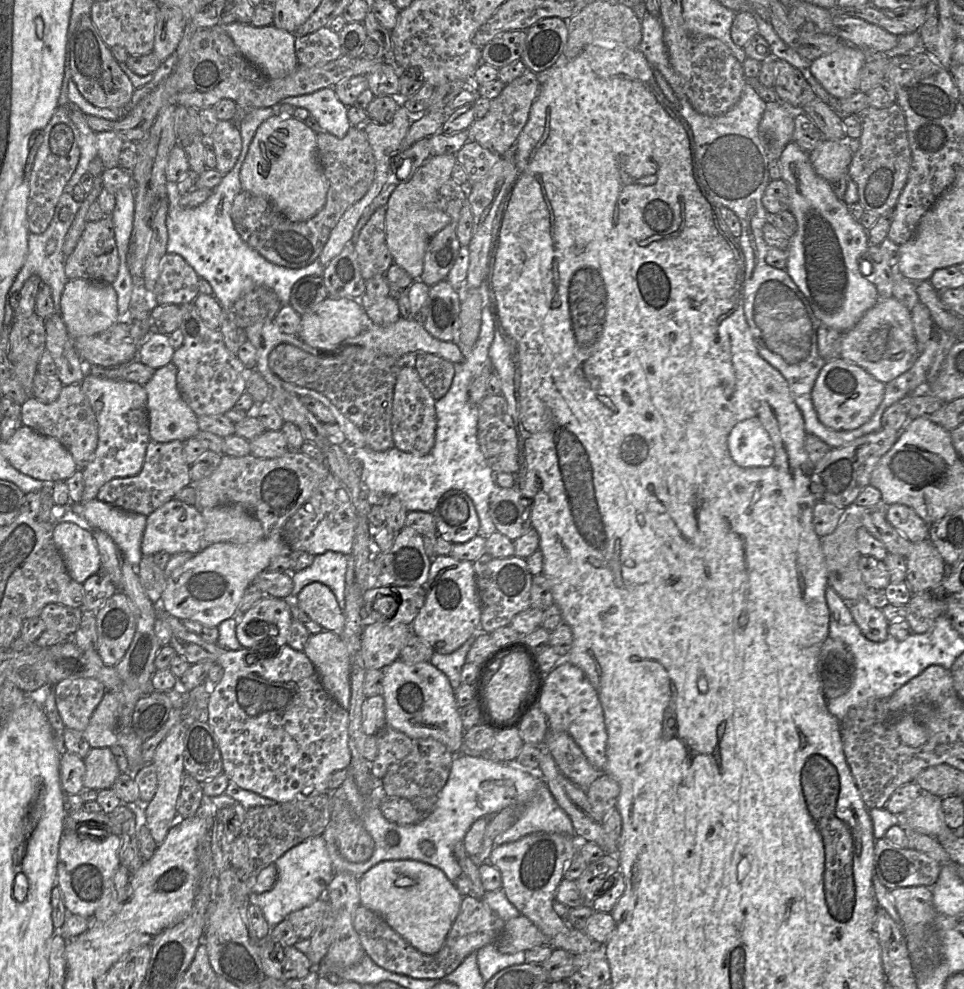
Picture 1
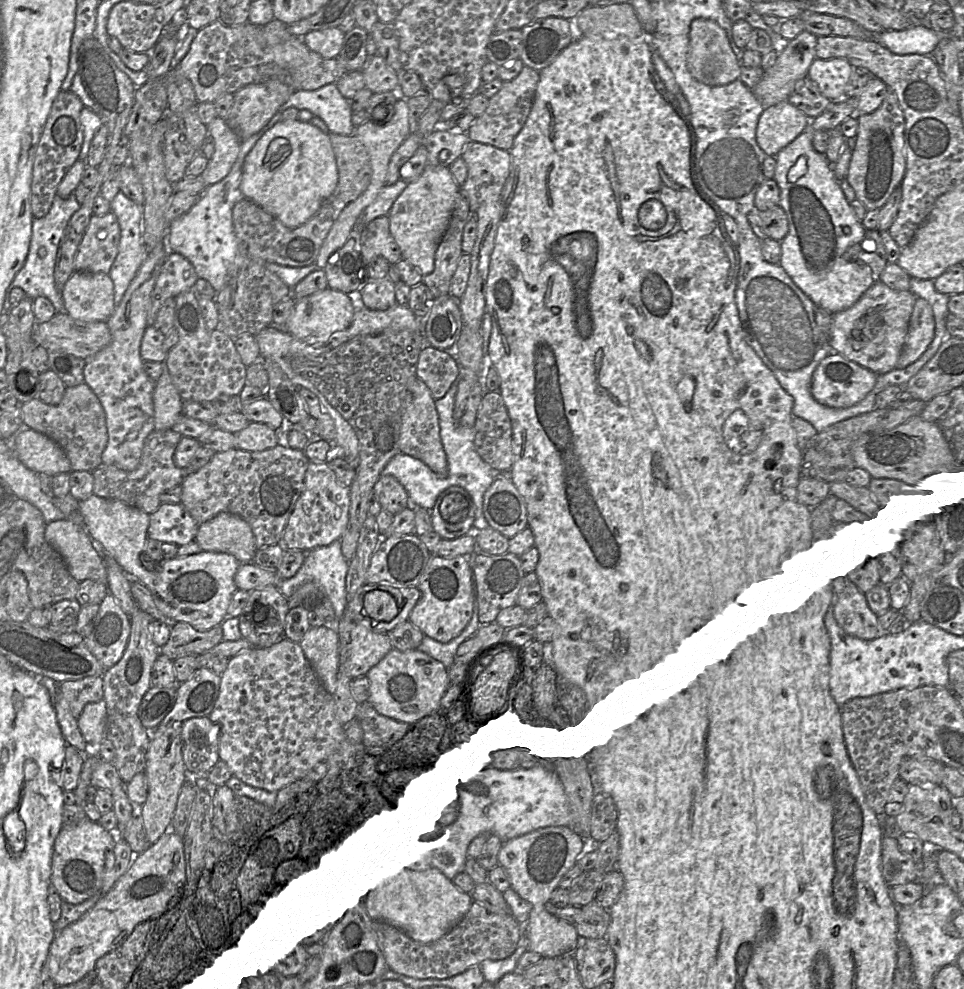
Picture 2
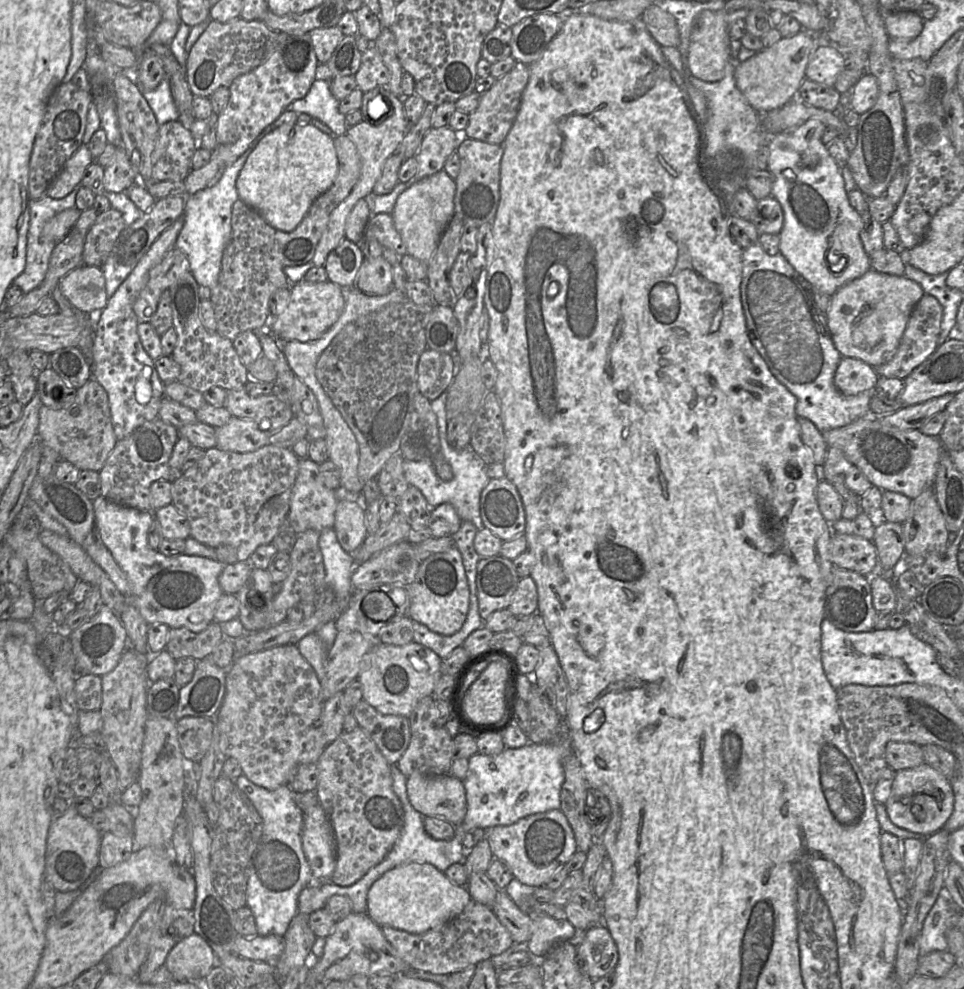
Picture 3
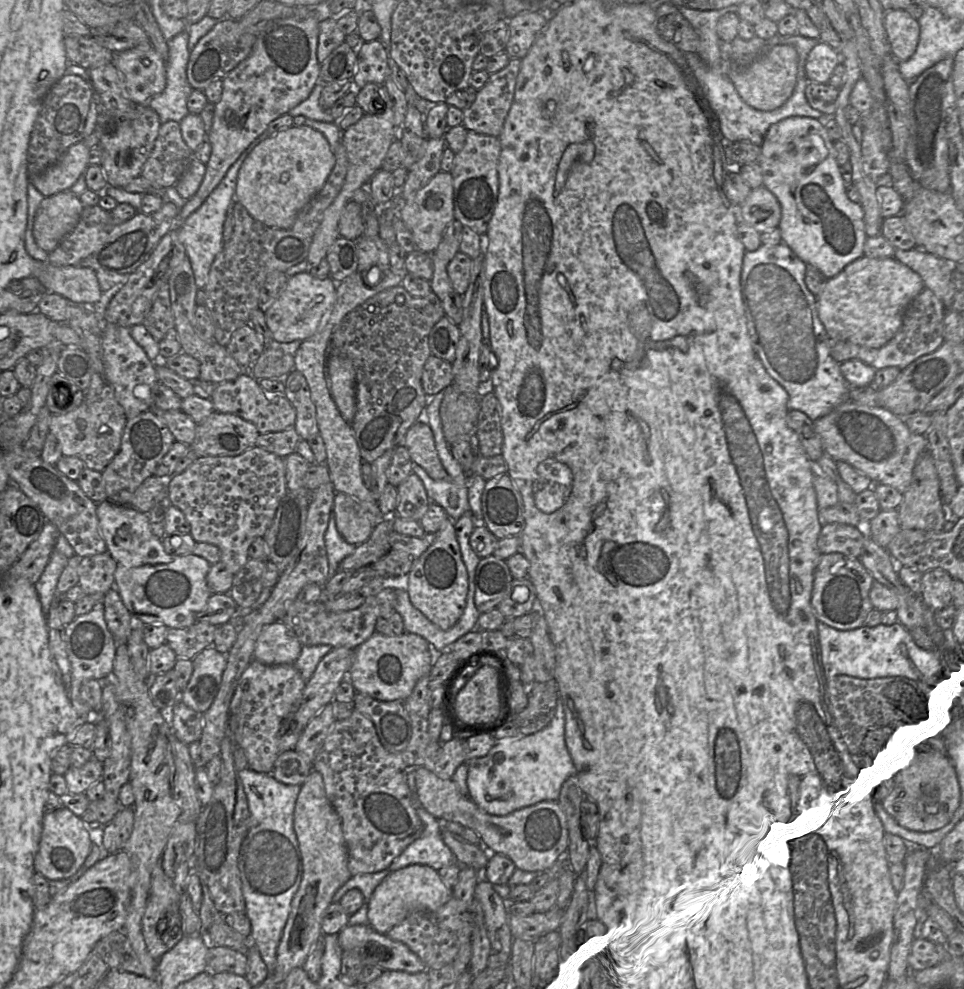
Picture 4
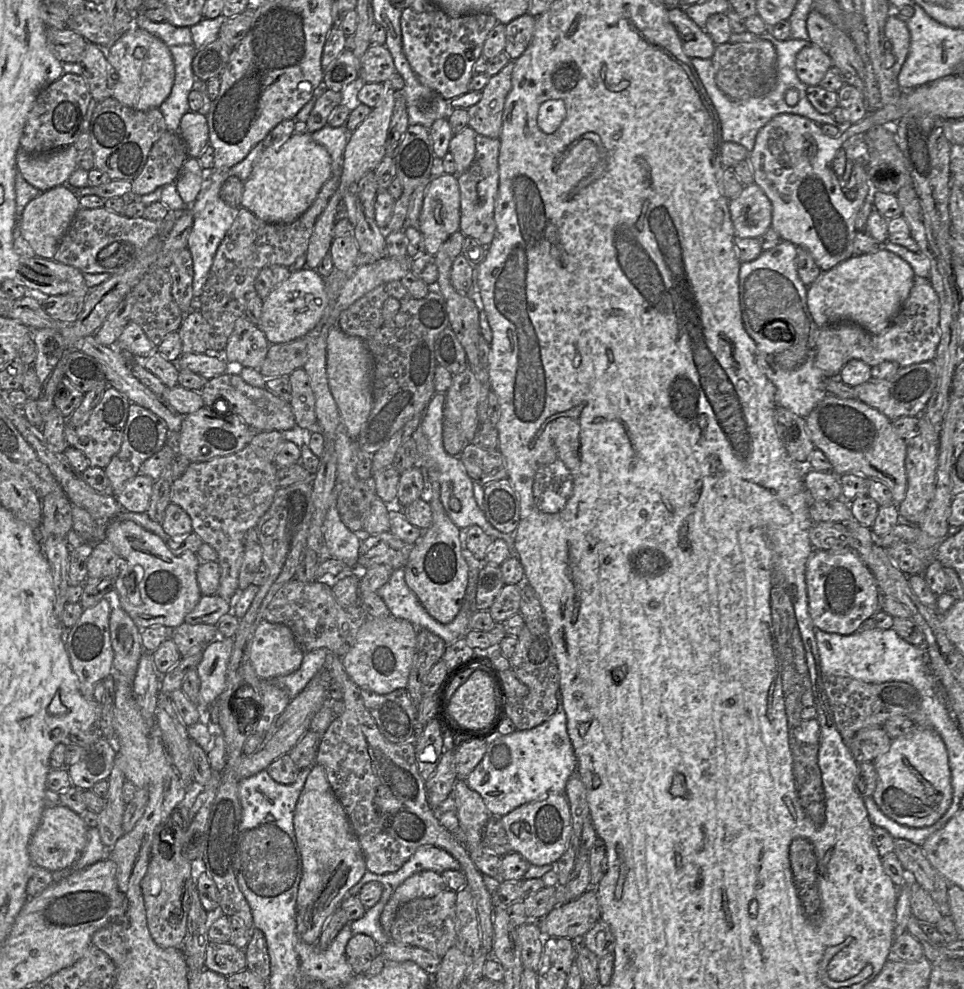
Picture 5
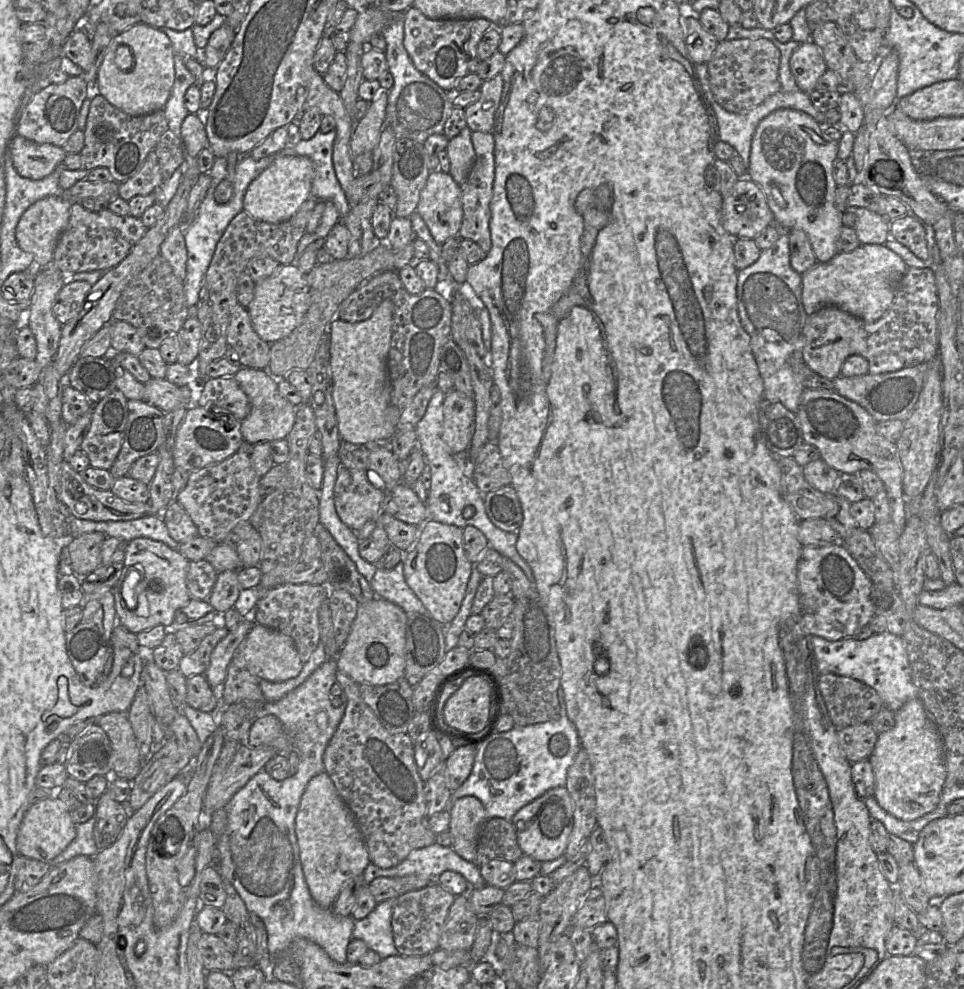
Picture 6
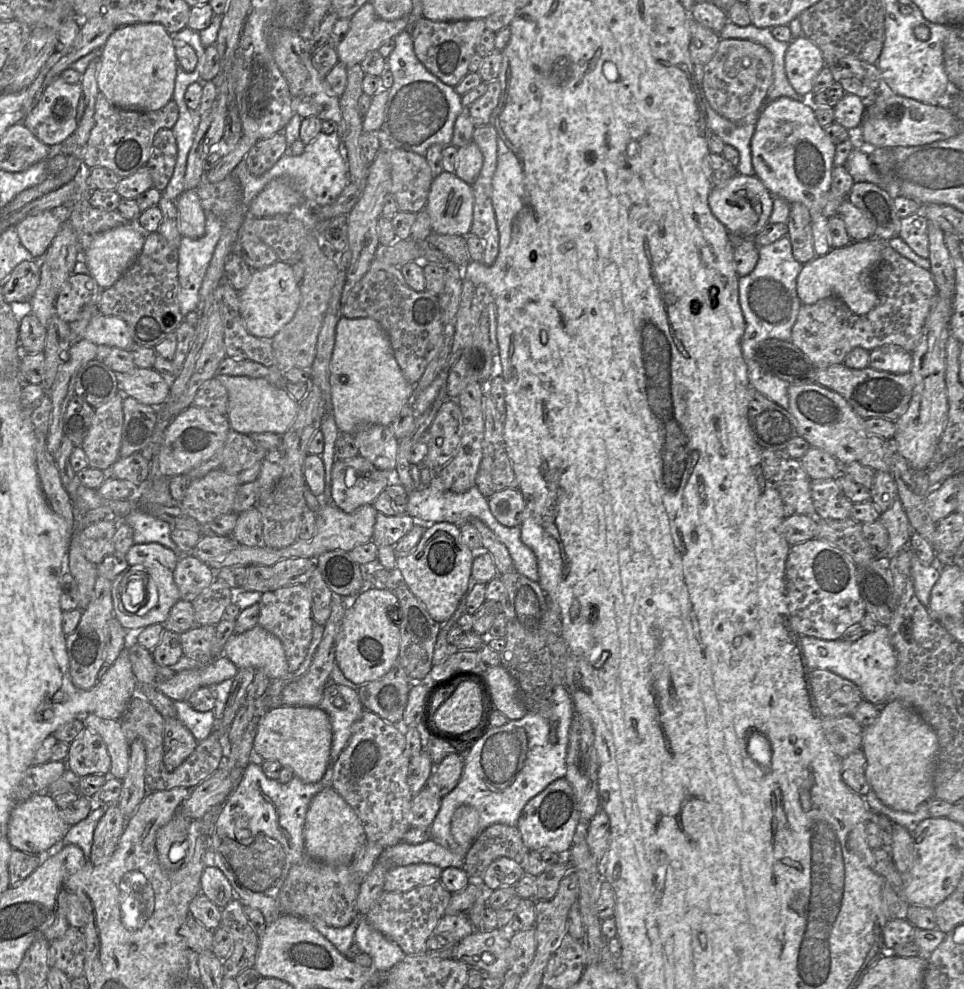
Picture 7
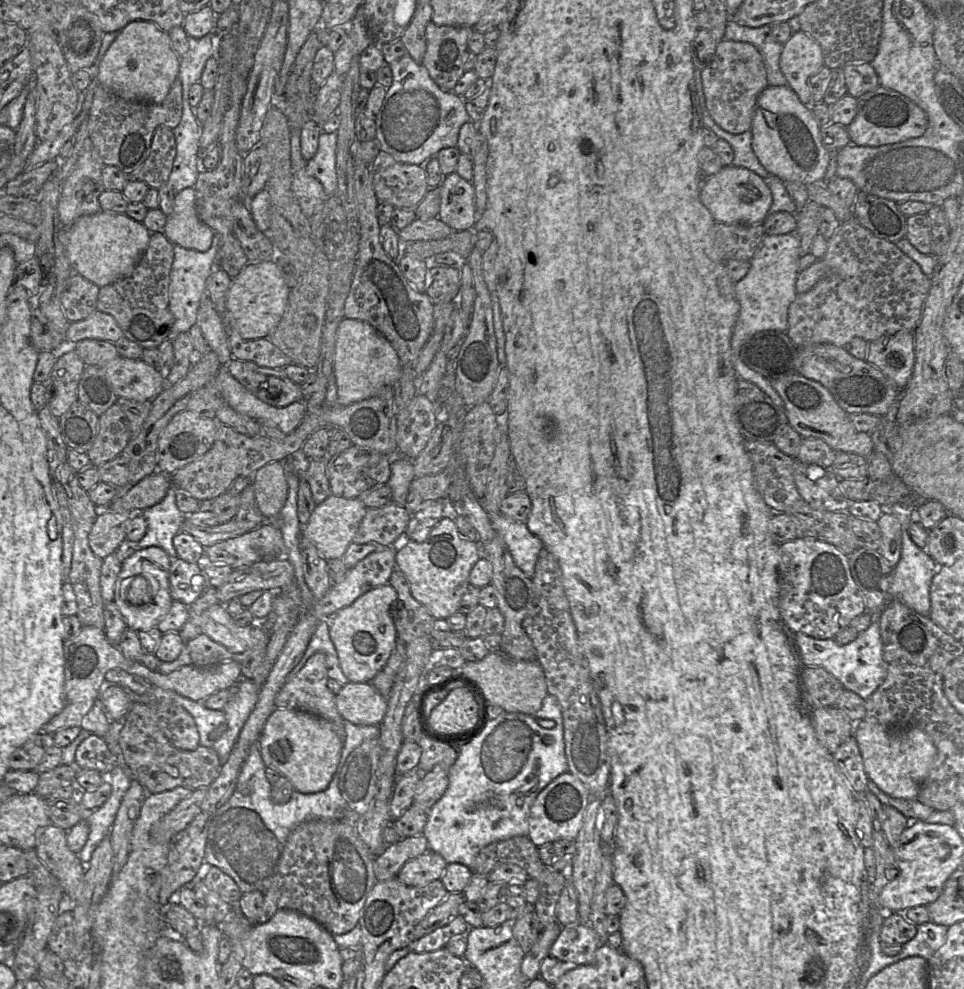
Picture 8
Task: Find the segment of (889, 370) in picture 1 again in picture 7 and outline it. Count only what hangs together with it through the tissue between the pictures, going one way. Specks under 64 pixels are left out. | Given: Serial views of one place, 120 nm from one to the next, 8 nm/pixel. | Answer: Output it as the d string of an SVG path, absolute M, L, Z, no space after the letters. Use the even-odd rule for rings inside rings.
M877 238L851 242L841 248L832 248L824 256L817 256L804 264L797 277L797 296L802 305L811 305L827 297L841 299L857 315L865 315L879 302L873 281L873 271L881 261L887 241Z

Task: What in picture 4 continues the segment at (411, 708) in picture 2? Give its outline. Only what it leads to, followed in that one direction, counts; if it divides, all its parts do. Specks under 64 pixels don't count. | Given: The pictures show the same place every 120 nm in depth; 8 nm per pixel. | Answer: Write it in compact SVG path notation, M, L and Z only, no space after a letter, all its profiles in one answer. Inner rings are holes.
M375 631L365 642L354 649L350 668L351 683L356 692L379 701L406 700L417 681L429 675L440 651L423 637L404 632L387 636Z

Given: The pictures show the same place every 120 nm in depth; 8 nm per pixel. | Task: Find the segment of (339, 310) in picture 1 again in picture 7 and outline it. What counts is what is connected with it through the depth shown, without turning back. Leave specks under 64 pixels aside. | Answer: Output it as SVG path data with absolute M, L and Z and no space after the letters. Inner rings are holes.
M277 261L274 264L253 270L249 284L239 292L239 309L247 331L258 338L272 339L294 317L301 299L300 282L294 277L292 266Z

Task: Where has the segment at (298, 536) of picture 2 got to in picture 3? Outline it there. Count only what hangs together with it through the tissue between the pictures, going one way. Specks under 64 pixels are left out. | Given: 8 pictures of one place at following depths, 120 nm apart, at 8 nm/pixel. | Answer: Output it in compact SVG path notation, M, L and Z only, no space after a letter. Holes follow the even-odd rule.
M309 458L298 462L298 473L292 489L288 521L297 534L314 529L321 532L334 527L335 511L338 504L335 490L327 488L321 481L319 464Z

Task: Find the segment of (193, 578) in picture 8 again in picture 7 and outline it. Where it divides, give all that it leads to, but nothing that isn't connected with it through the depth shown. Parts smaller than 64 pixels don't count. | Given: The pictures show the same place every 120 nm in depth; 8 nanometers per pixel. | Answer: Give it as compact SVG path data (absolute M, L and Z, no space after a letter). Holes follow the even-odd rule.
M191 554L179 557L174 580L181 600L192 602L215 580L214 570Z

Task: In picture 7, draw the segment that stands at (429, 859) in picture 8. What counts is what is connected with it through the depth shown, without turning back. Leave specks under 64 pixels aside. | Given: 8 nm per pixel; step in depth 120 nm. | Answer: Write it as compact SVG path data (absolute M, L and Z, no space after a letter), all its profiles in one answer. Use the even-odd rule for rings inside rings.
M417 863L392 867L385 875L384 890L408 891L417 886L440 880L440 867L429 863Z

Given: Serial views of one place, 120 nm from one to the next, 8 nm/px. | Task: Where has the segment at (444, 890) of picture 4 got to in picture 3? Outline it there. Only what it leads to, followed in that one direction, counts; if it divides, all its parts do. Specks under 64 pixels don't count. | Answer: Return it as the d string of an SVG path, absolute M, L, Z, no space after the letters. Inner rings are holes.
M412 862L388 870L372 884L367 895L367 914L380 927L422 934L458 916L470 899L466 887L455 885L434 865Z

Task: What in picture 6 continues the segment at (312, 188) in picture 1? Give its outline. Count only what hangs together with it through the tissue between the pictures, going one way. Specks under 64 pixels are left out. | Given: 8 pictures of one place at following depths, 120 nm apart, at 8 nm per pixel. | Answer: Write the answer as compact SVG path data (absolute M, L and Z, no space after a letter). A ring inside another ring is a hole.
M280 155L250 183L244 196L243 210L263 222L285 222L311 196L313 178L314 167L308 157Z

